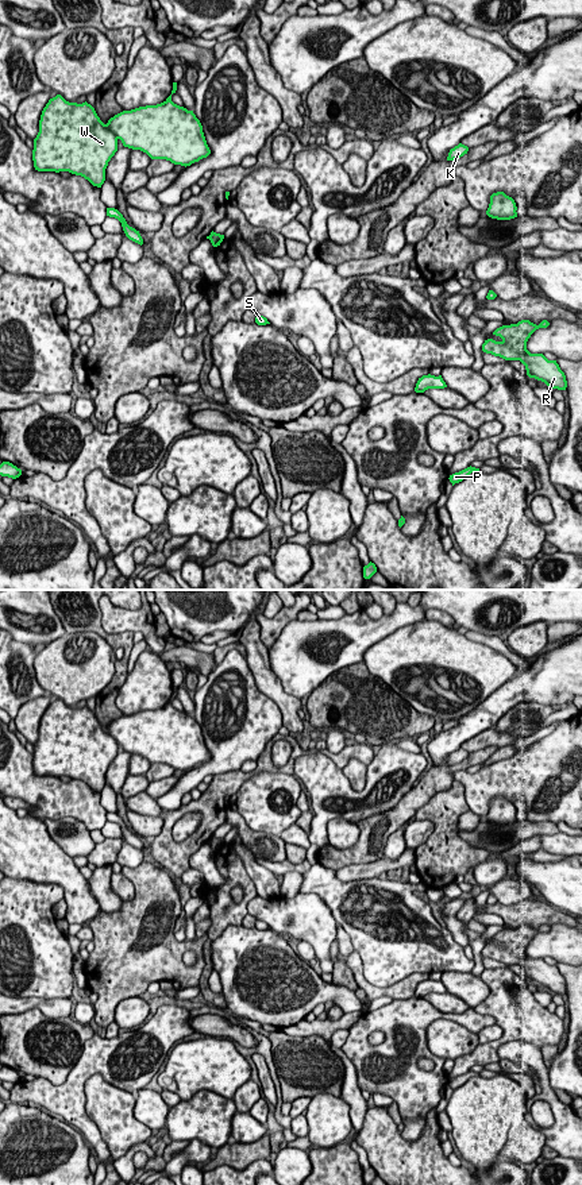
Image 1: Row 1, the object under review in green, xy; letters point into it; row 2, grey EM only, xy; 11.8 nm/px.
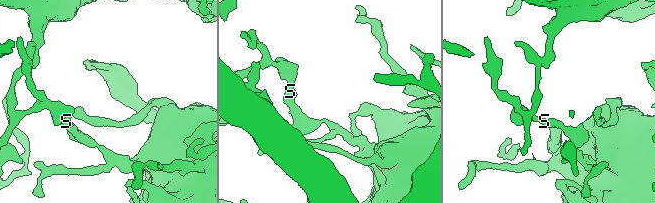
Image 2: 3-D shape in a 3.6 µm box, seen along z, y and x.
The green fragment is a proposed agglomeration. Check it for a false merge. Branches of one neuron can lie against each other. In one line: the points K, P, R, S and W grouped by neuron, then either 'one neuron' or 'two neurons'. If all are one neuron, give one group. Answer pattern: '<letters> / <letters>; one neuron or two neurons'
K W / P R S; two neurons

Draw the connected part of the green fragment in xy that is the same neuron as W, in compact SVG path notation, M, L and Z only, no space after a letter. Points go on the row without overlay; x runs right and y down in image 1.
M61 699L50 703L42 715L39 737L34 744L32 765L38 776L69 776L101 792L108 767L117 756L117 745L124 752L140 754L151 764L166 764L174 769L190 771L211 759L203 730L193 715L171 706L171 699L161 709L123 715L104 729L86 706L69 707Z

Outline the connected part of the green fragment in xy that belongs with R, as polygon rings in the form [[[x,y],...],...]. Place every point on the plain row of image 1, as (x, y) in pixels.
[[[521,925],[517,929],[502,930],[493,939],[502,945],[485,945],[482,956],[500,961],[505,965],[520,965],[529,983],[544,987],[551,993],[566,995],[567,985],[556,965],[548,965],[543,958],[531,958],[527,954],[527,946],[539,933],[547,933],[550,927],[543,925],[539,930],[529,925]]]

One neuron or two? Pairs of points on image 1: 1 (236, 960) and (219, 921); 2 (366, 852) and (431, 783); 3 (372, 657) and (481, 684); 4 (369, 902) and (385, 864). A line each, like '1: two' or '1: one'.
1: two
2: one
3: one
4: two

